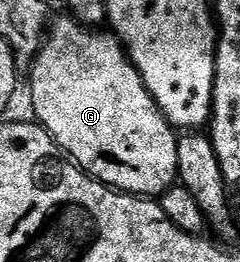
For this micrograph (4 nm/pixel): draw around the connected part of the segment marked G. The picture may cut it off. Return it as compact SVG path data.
M72 17L64 18L48 28L47 38L31 64L33 76L29 79L29 91L33 94L36 122L44 127L45 132L68 158L106 187L112 187L126 195L164 195L179 179L178 132L173 124L166 121L164 113L151 97L143 77L135 69L128 51L121 46L121 40L116 34L105 29L84 27Z

